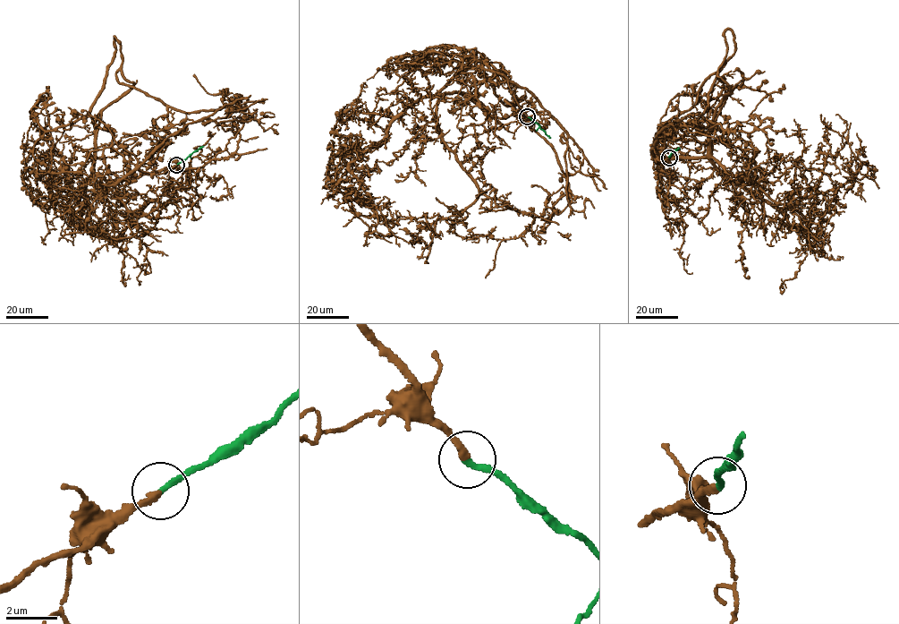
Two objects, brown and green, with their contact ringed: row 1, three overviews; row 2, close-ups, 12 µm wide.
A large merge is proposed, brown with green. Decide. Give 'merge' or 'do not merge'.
merge

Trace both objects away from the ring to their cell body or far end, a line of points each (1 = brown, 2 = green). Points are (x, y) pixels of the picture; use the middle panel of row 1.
1: (527, 116), (504, 76), (470, 68), (406, 109), (368, 149), (343, 146), (330, 183), (371, 232), (414, 247)
2: (527, 116), (551, 137)

